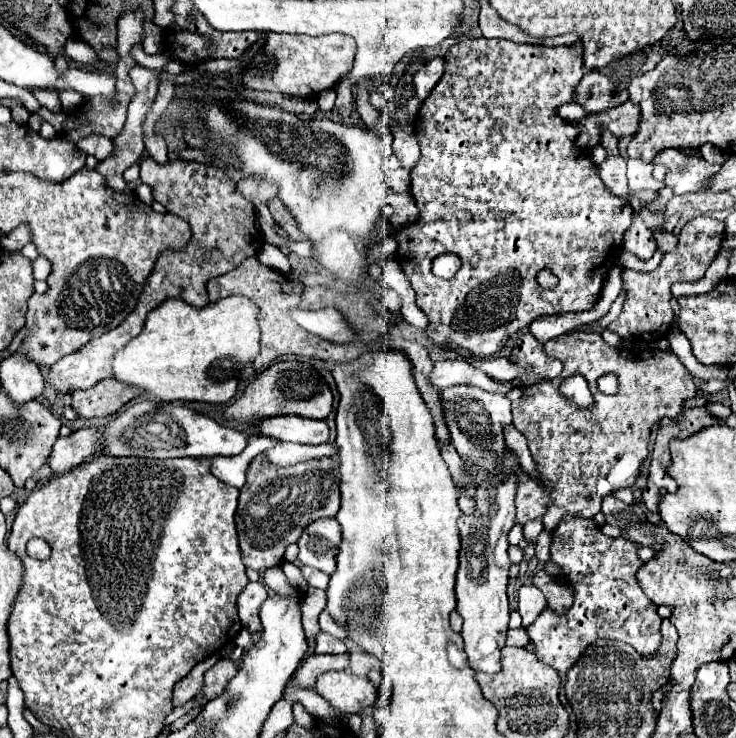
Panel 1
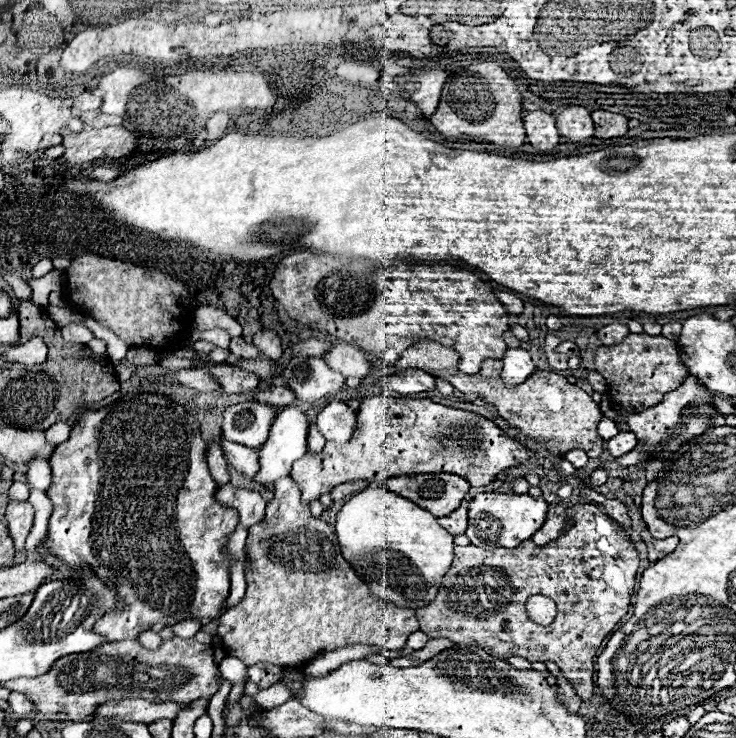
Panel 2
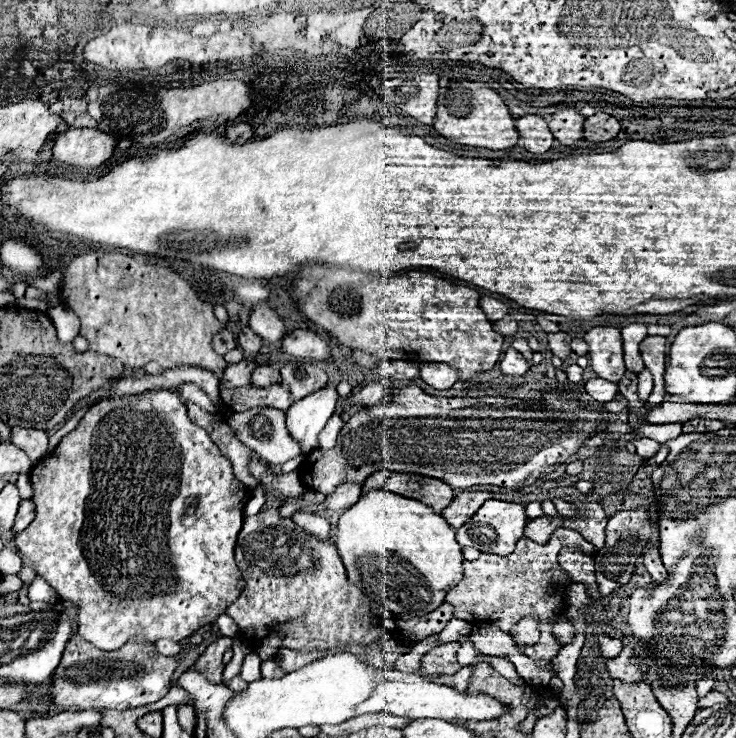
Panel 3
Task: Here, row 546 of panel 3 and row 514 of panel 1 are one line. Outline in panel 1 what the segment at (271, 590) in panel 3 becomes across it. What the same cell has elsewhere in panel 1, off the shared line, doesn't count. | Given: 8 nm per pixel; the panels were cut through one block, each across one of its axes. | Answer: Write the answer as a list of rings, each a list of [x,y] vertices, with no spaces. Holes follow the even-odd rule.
[[[258,454],[248,466],[248,480],[240,490],[236,510],[238,546],[246,568],[258,572],[282,564],[288,544],[298,542],[302,530],[320,518],[336,516],[340,510],[340,472],[334,458],[318,458],[288,468],[274,466]]]

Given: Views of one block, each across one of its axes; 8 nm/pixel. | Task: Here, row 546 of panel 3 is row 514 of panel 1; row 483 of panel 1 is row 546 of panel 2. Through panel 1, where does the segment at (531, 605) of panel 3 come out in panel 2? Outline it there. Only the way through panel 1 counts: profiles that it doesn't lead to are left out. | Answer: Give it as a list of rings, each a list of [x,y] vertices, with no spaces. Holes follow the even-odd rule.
[[[576,504],[566,508],[566,516],[566,528],[556,540],[546,546],[536,546],[532,540],[526,540],[524,544],[512,550],[482,550],[472,544],[456,546],[454,562],[450,570],[444,574],[436,598],[424,608],[416,608],[416,616],[420,622],[420,630],[428,638],[448,638],[460,646],[480,646],[488,654],[502,660],[510,656],[524,656],[530,662],[552,660],[562,670],[562,674],[574,684],[576,694],[582,700],[590,700],[594,660],[598,648],[602,640],[628,612],[640,558],[634,548],[634,542],[630,540],[630,536],[626,536],[626,530],[616,520],[610,520],[610,516],[600,512],[598,506]],[[534,594],[544,594],[556,602],[558,614],[550,626],[534,624],[528,618],[524,602]]]

